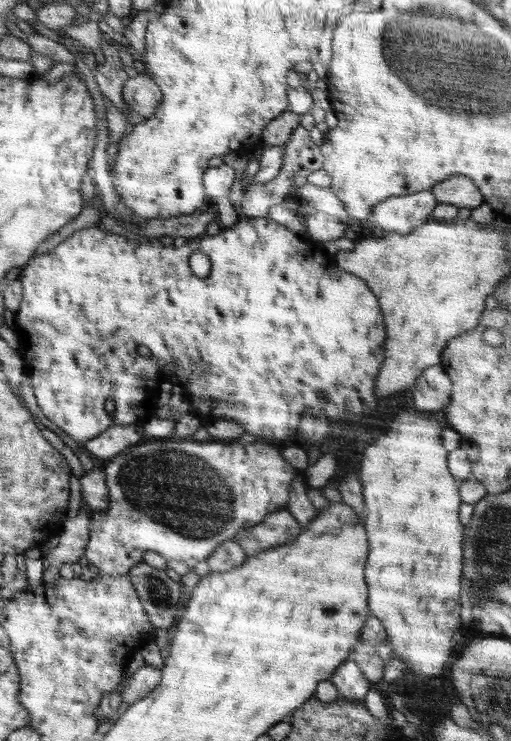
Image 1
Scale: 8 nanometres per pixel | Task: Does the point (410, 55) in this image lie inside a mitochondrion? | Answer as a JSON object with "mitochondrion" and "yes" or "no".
{"mitochondrion":"yes"}

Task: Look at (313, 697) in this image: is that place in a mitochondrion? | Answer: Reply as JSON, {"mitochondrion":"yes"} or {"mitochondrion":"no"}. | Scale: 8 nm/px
{"mitochondrion":"no"}

